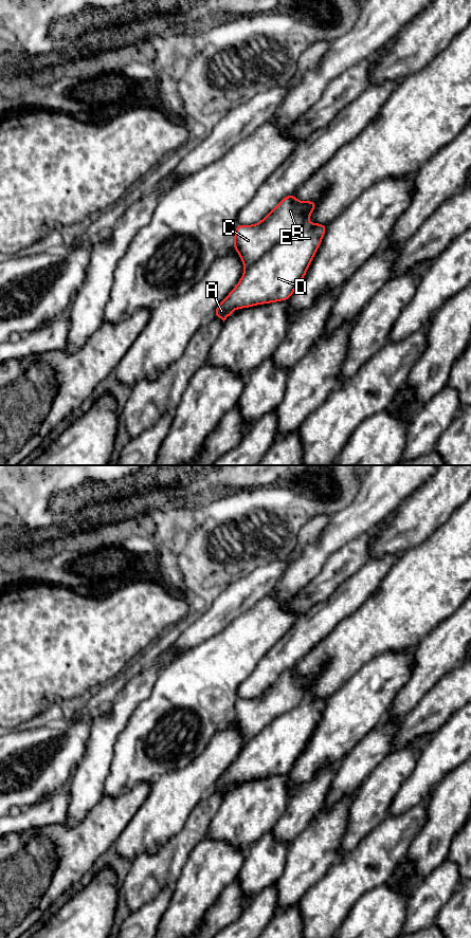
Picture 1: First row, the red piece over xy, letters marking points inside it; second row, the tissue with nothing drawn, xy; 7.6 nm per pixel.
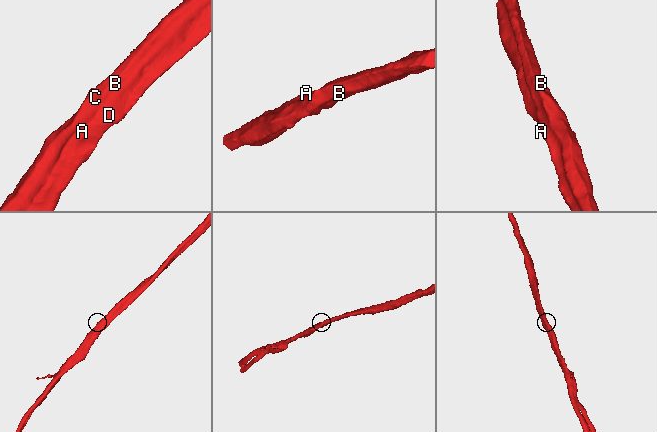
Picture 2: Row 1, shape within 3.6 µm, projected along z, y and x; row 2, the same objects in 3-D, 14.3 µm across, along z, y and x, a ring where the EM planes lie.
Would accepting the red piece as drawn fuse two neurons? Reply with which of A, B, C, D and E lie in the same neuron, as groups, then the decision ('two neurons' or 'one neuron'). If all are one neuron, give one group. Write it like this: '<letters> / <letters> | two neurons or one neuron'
A D E / B C | two neurons

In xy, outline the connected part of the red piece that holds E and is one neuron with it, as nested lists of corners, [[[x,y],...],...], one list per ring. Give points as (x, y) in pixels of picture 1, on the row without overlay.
[[[306,697],[296,707],[276,717],[262,731],[244,743],[237,759],[218,778],[213,791],[218,790],[224,796],[235,783],[288,774],[298,756],[305,751],[326,703],[327,699],[325,698]]]

